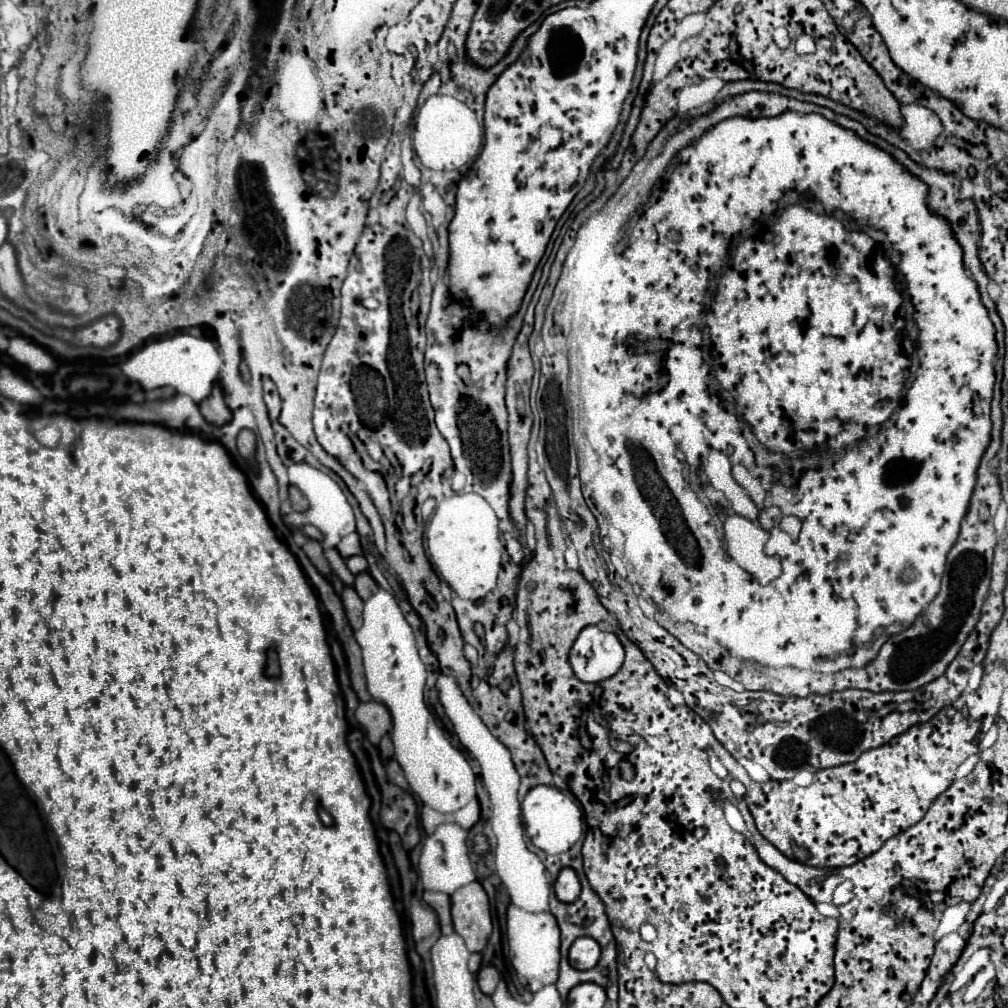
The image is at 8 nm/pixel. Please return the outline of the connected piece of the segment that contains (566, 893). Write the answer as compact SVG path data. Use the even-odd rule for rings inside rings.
M564 867L554 883L554 891L556 891L556 897L564 903L576 901L580 895L580 881L576 877L576 871L570 867Z

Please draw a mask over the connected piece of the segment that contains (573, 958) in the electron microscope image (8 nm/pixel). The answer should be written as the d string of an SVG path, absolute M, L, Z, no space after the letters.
M582 937L582 939L576 939L570 947L570 965L574 969L590 969L598 963L600 959L600 947L594 939L590 937Z

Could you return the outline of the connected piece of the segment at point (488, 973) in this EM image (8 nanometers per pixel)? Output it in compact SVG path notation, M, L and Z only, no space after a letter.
M484 967L484 969L478 971L476 979L478 979L478 987L480 987L480 991L482 991L484 995L492 995L492 993L496 991L496 987L498 987L500 973L498 973L494 967Z

